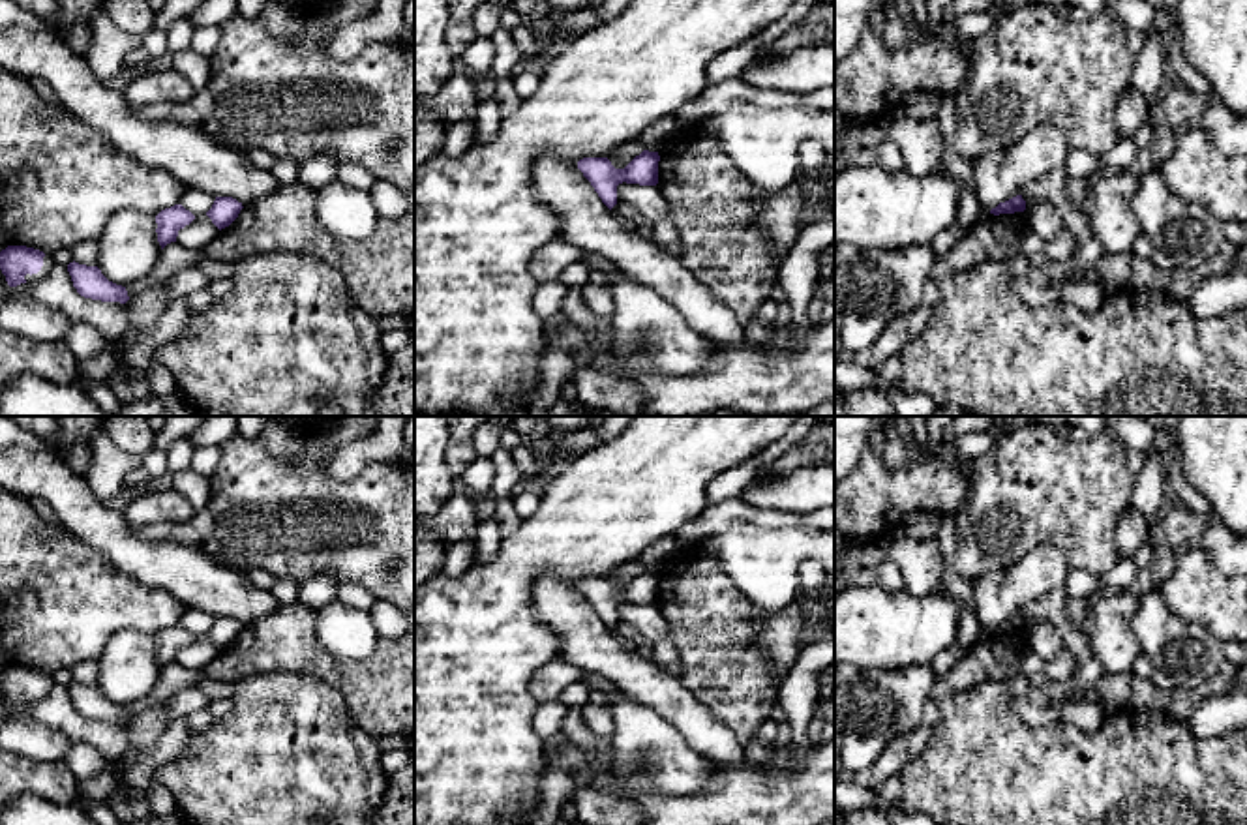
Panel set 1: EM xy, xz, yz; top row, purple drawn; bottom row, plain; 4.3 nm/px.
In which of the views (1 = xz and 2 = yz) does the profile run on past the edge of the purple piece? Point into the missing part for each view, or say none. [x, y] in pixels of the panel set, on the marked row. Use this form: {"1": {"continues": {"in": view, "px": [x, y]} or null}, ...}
{"1": {"continues": null}, "2": {"continues": null}}

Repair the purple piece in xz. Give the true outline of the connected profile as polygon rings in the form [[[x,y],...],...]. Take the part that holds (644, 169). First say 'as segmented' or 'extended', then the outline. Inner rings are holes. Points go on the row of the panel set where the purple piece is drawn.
as segmented | [[[643,150],[624,169],[615,169],[608,158],[583,158],[578,161],[578,169],[591,182],[602,202],[611,210],[617,204],[617,186],[658,184],[658,152]]]

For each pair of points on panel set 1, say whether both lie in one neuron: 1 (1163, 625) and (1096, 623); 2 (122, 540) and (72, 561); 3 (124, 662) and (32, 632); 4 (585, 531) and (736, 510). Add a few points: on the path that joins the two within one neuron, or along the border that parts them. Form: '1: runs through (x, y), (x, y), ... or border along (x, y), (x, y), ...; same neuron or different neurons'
1: border along (1135, 589), (1131, 632), (1142, 651); different neurons
2: border along (62, 525), (134, 578); different neurons
3: border along (139, 630), (119, 630), (96, 659); different neurons
4: border along (707, 503), (672, 535); different neurons

